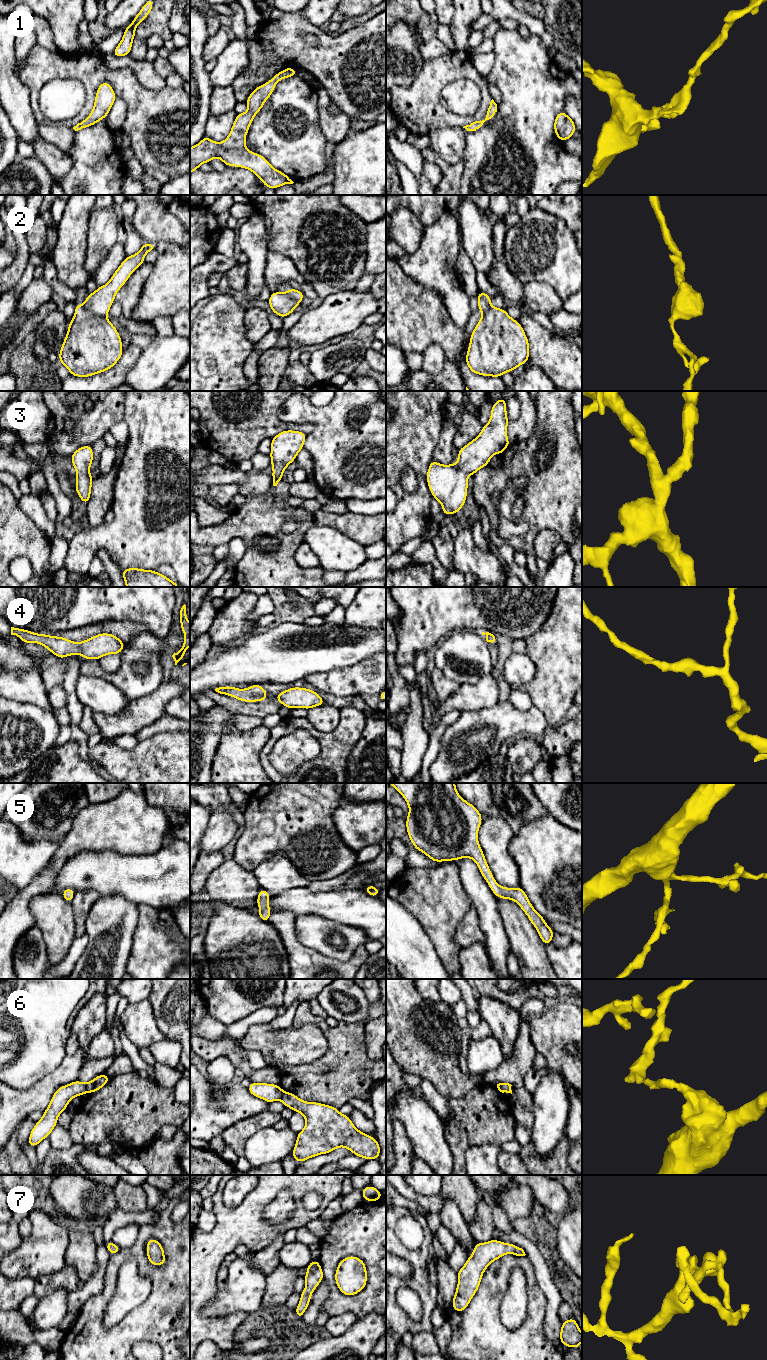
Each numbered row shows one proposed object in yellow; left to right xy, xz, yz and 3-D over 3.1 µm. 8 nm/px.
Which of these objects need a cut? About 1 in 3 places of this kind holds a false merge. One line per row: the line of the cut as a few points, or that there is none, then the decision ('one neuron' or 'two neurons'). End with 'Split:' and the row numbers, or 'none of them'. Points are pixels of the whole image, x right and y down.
1: no cut | one neuron
2: xy (83, 304), (93, 313), (104, 316) | two neurons
3: no cut | one neuron
4: no cut | one neuron
5: no cut | one neuron
6: xy (85, 1084), (87, 1092) | two neurons
7: no cut | one neuron
Split: 2, 6

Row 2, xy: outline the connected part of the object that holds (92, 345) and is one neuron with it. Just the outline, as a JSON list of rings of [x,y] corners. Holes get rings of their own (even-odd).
[[[75,304],[74,317],[59,351],[59,362],[75,377],[90,377],[111,369],[123,353],[122,340],[114,325],[105,317],[93,314],[84,304]]]

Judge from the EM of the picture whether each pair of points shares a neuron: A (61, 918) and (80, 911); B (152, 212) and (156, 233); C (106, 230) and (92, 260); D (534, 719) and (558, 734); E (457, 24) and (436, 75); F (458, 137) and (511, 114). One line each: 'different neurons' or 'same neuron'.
A: different neurons
B: same neuron
C: same neuron
D: different neurons
E: different neurons
F: different neurons

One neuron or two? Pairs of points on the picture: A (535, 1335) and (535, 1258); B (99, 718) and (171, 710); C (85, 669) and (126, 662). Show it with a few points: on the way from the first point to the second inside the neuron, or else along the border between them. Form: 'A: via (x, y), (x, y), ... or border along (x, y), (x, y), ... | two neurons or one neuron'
A: border along (526, 1256), (531, 1263), (535, 1280), (546, 1299) | two neurons
B: border along (179, 696), (171, 699), (166, 704), (164, 713) | two neurons
C: via (96, 671), (105, 676), (117, 676), (120, 673) | one neuron

